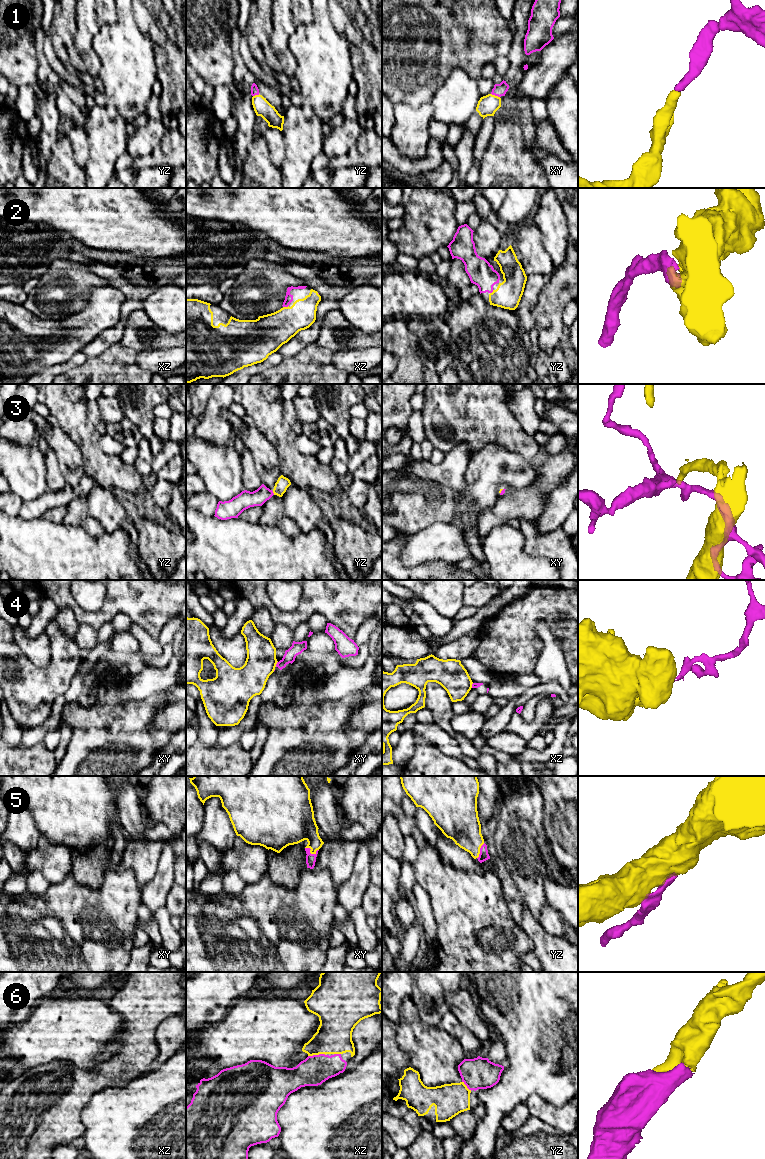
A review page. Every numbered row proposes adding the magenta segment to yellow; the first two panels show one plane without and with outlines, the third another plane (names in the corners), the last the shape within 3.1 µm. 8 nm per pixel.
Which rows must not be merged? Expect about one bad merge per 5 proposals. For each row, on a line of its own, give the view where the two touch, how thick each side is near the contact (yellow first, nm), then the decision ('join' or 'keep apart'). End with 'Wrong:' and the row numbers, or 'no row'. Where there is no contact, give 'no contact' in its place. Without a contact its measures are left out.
1: meets yellow in xy; 160 nm thick on the yellow side, 100 nm on the other; join
2: meets yellow in xz; 300 nm thick on the yellow side, 60 nm on the other; join
3: meets yellow in yz; 100 nm thick on the yellow side, 140 nm on the other; join
4: meets yellow in xy; 260 nm thick on the yellow side, 100 nm on the other; keep apart
5: meets yellow in xy; 280 nm thick on the yellow side, 80 nm on the other; join
6: meets yellow in xz; 280 nm thick on the yellow side, 240 nm on the other; join
Wrong: 4

